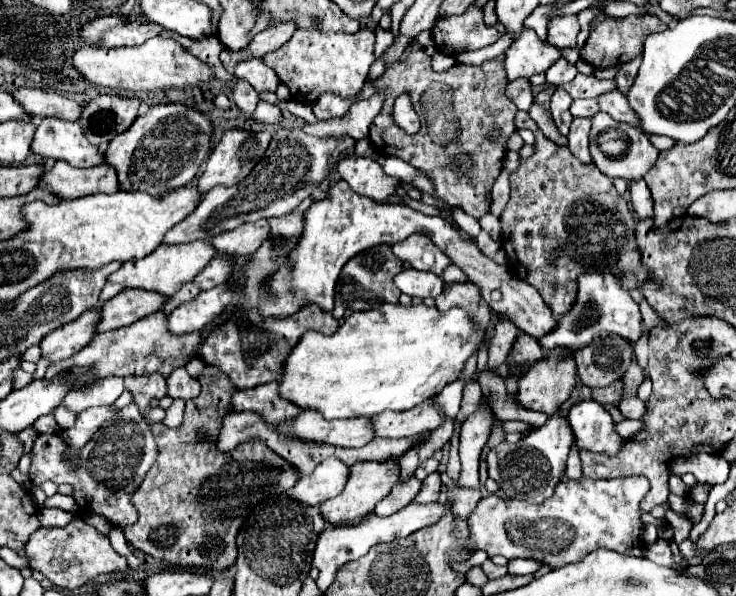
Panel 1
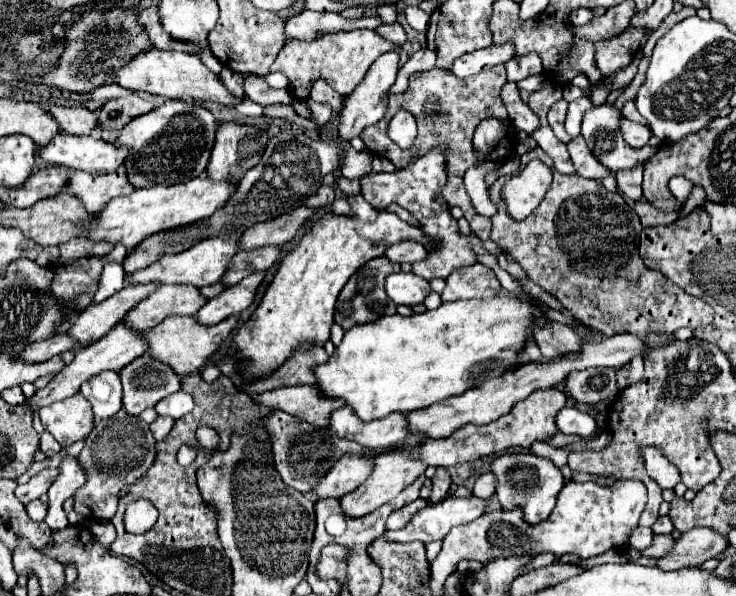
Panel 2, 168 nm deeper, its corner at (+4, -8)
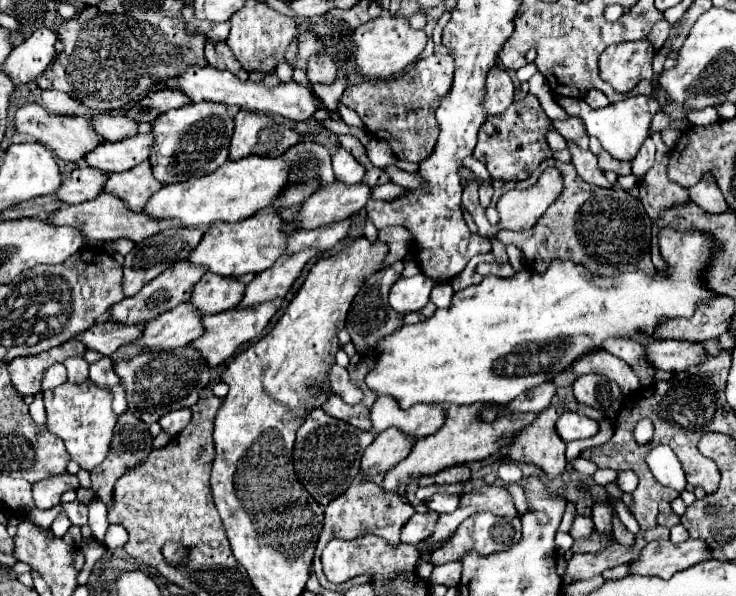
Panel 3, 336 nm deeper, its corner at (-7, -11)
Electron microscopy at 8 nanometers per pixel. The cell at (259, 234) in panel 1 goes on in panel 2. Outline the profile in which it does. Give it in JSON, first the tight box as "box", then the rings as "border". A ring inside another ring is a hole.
{"box":[239,205,317,249],"border":[[[305,205],[293,209],[291,213],[283,213],[279,217],[273,217],[273,221],[257,223],[251,229],[247,229],[239,241],[239,249],[255,249],[263,245],[283,245],[295,237],[295,233],[307,223],[309,217],[313,217],[317,209],[307,209]]]}

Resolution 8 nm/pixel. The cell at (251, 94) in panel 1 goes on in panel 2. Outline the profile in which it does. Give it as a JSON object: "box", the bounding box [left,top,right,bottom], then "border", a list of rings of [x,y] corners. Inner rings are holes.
{"box":[219,67,243,97],"border":[[[223,67],[221,73],[219,73],[223,85],[237,97],[243,97],[243,75],[241,73],[233,73],[229,67]]]}

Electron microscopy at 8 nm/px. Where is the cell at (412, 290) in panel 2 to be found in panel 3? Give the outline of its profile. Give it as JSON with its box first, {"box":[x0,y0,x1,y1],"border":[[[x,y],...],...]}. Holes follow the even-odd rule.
{"box":[390,272,434,314],"border":[[[422,272],[410,278],[400,278],[390,290],[390,306],[402,314],[418,312],[430,302],[432,288],[434,280],[430,280]]]}

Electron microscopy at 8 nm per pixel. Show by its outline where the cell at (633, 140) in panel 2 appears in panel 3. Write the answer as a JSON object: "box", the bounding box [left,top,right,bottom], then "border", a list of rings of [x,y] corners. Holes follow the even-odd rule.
{"box":[632,138,654,176],"border":[[[646,138],[640,152],[632,160],[632,174],[642,176],[652,168],[652,164],[654,164],[654,142],[652,142],[652,138]]]}

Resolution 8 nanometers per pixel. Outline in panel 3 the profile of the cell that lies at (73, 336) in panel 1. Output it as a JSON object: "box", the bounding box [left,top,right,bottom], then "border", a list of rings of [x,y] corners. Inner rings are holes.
{"box":[108,262,206,324],"border":[[[176,262],[176,266],[168,268],[166,272],[162,272],[160,276],[156,276],[154,280],[150,280],[138,294],[120,300],[118,304],[114,304],[110,308],[110,318],[108,322],[120,322],[120,324],[142,324],[152,320],[154,316],[166,312],[168,308],[174,308],[176,304],[182,304],[188,300],[190,296],[190,288],[206,274],[204,268],[192,268],[186,262]]]}

